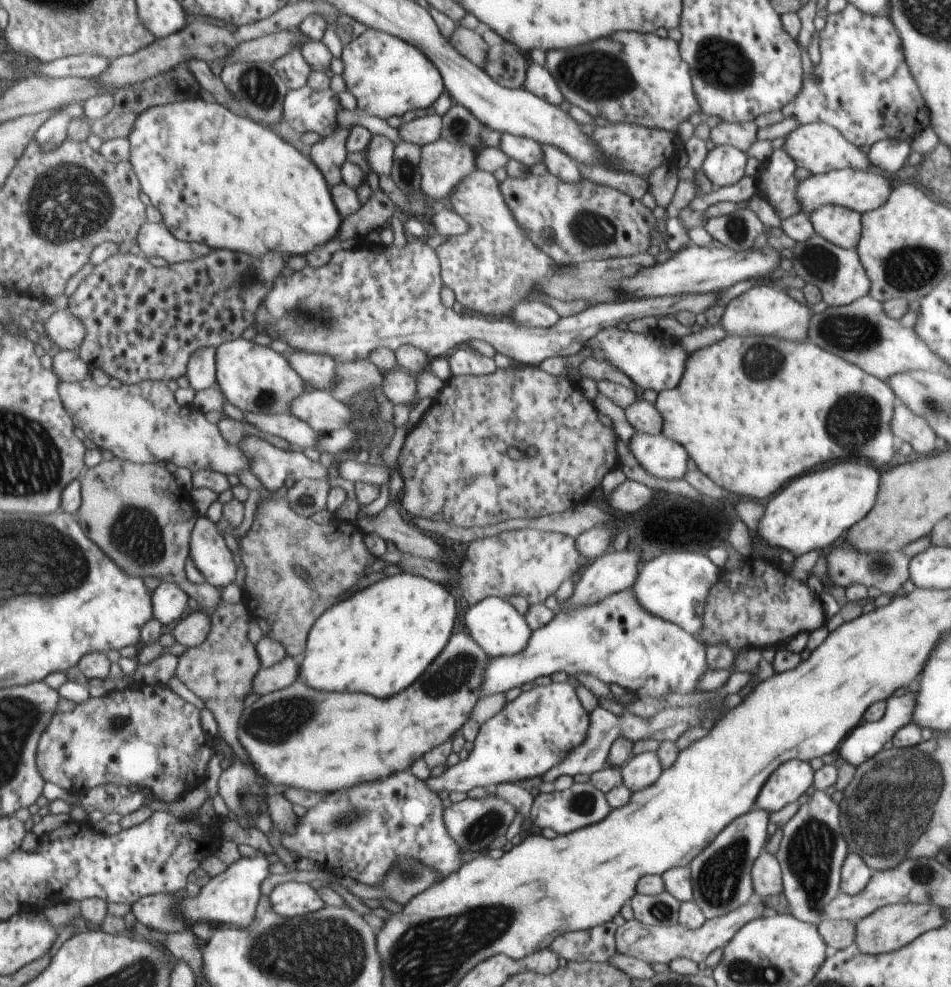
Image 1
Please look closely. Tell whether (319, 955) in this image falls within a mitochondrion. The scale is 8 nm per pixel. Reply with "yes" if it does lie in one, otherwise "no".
yes

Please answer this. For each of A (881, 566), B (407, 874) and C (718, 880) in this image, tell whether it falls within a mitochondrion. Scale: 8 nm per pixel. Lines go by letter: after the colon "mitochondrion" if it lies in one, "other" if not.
A: mitochondrion
B: mitochondrion
C: mitochondrion

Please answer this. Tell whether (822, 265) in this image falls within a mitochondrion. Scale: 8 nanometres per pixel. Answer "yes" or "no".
yes

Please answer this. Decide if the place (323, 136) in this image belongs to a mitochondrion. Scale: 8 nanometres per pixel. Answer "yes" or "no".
no

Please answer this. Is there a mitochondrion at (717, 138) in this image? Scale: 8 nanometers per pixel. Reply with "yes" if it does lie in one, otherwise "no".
no

